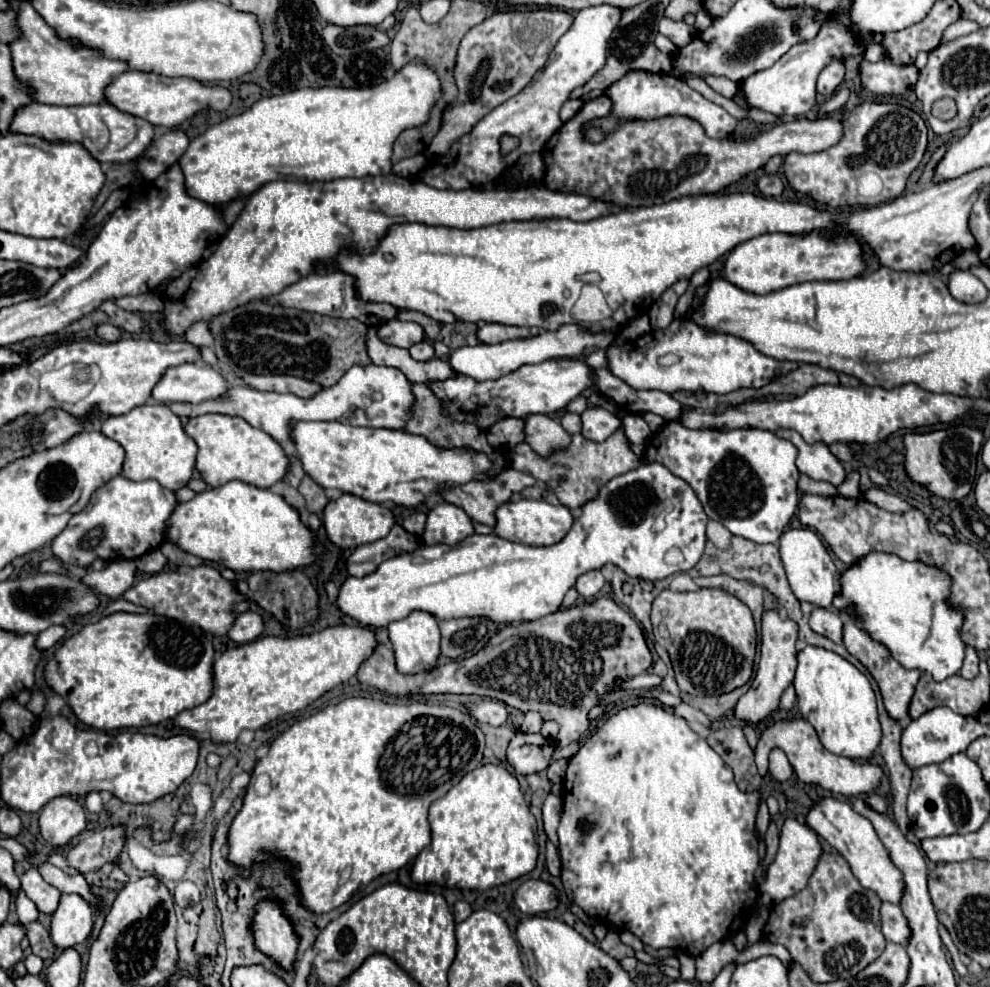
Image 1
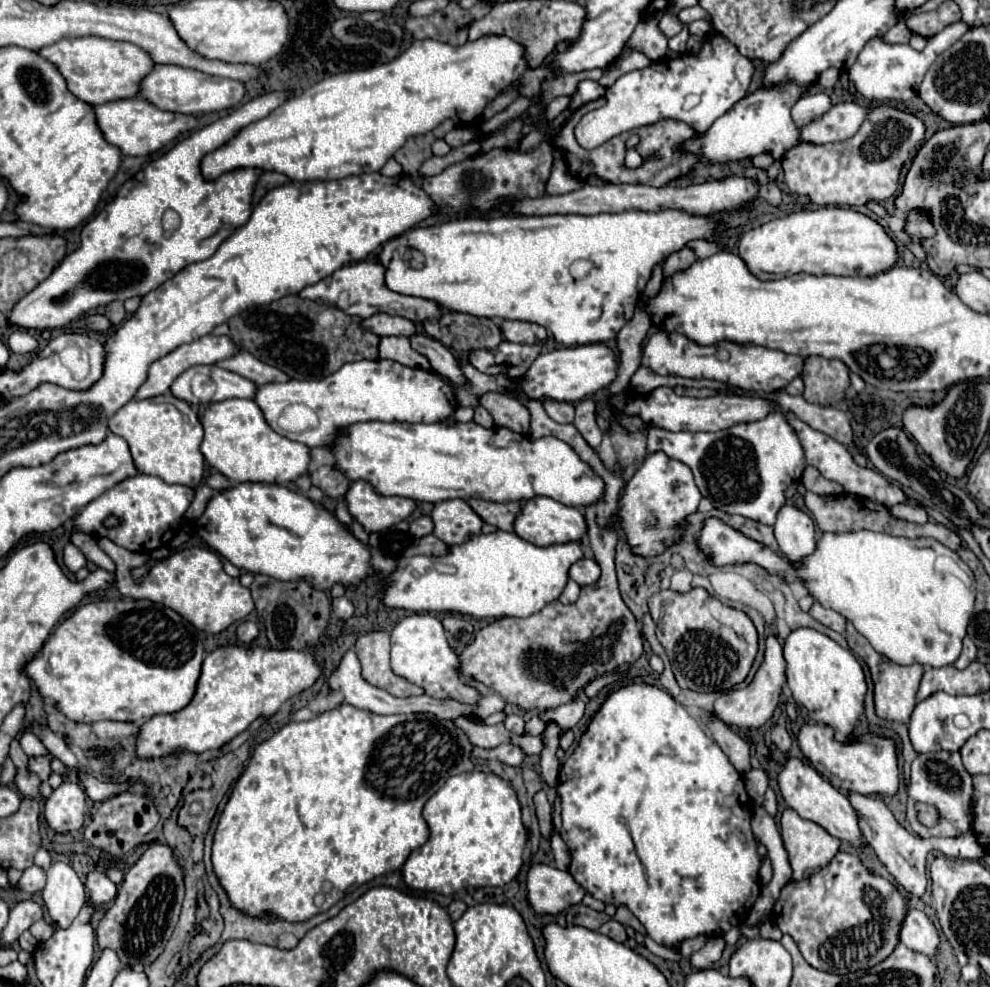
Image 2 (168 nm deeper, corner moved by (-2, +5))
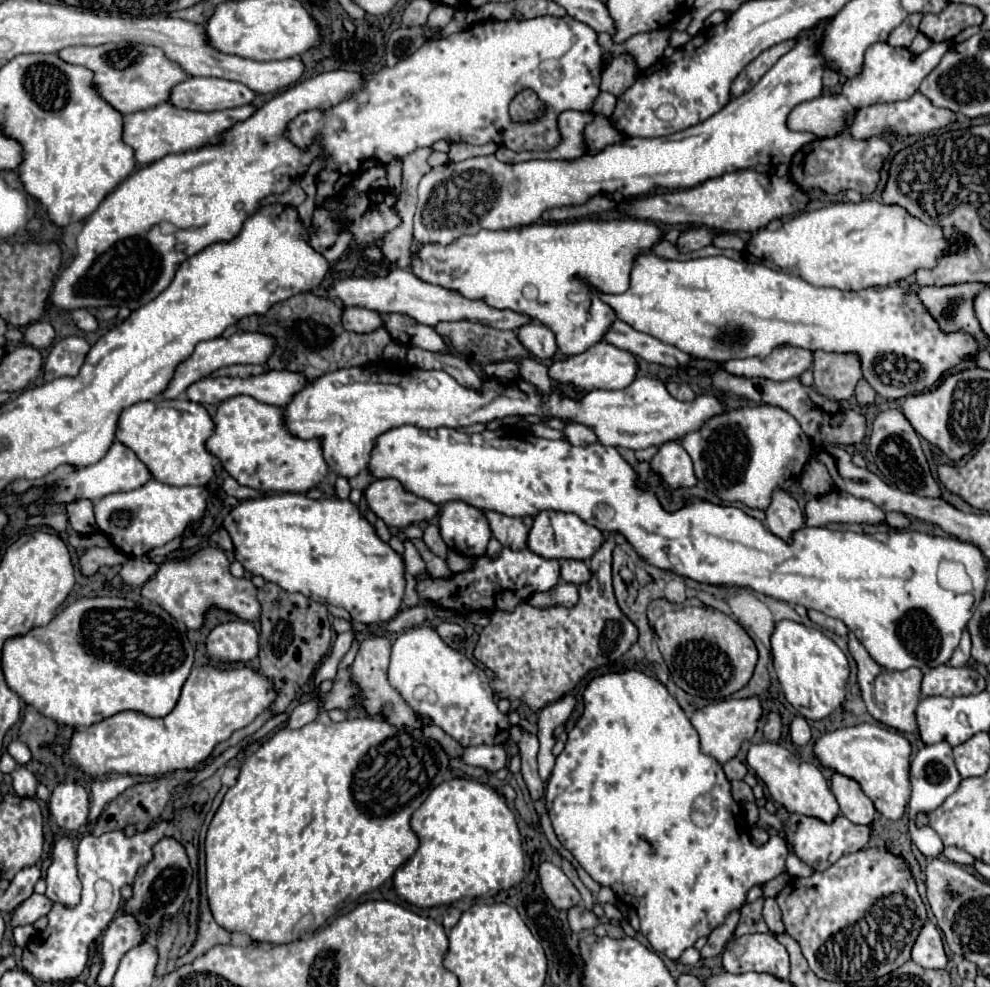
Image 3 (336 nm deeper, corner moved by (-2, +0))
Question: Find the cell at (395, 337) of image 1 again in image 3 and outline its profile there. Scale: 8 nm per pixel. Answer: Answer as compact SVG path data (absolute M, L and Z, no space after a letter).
M345 308L343 310L343 326L349 332L369 334L373 330L383 328L385 320L383 320L381 314L365 310L365 308Z

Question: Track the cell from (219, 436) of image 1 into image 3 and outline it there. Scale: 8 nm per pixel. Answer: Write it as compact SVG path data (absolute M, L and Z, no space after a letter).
M233 396L221 402L215 414L215 432L207 440L207 450L221 460L223 468L241 486L255 490L307 492L329 474L321 442L291 436L283 426L283 410L257 402L251 396Z

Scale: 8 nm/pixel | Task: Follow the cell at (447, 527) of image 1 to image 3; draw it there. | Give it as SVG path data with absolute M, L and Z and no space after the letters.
M445 502L439 512L443 542L457 554L475 558L485 554L491 530L483 512L465 502Z

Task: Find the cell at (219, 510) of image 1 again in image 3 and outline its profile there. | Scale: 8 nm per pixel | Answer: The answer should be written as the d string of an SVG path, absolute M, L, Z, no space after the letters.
M269 494L239 502L223 520L223 528L233 540L235 560L253 576L263 576L289 592L301 592L321 604L343 606L361 624L381 624L391 620L401 606L405 590L403 558L377 538L375 528L359 514L349 500L311 500L305 494Z

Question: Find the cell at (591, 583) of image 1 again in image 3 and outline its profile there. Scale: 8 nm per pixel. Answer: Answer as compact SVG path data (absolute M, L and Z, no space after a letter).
M561 560L561 580L571 582L575 586L581 586L589 582L591 570L581 560Z

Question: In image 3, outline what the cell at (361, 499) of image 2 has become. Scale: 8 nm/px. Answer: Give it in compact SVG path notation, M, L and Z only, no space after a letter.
M373 480L363 494L371 512L393 528L407 528L413 522L431 520L437 514L435 504L405 492L397 480Z

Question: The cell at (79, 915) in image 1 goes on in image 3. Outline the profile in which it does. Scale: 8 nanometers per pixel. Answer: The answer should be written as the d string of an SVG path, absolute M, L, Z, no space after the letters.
M61 838L53 846L53 862L47 870L47 892L45 896L63 906L77 906L81 902L81 880L75 868L75 848L69 838Z

